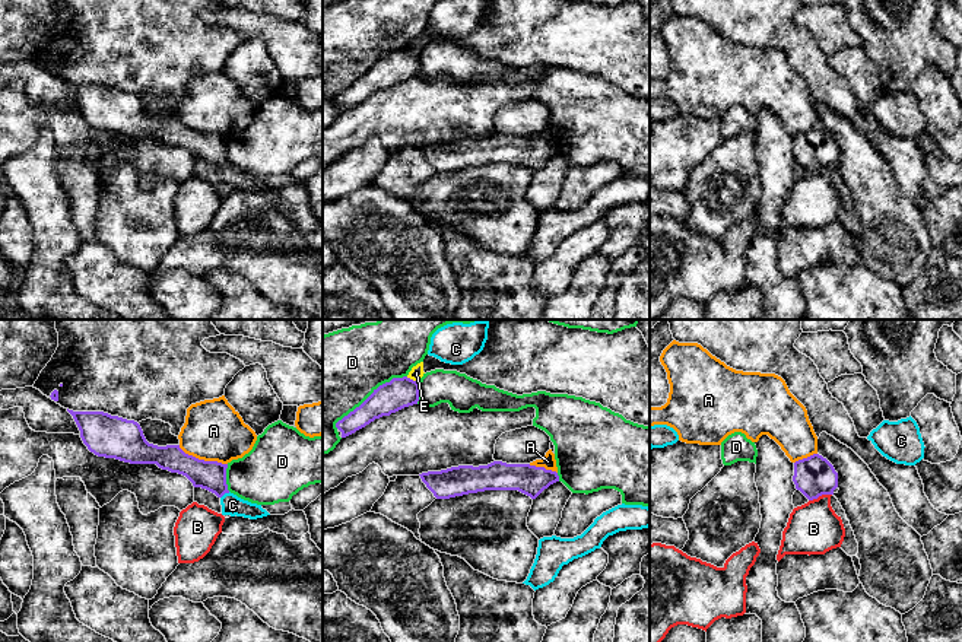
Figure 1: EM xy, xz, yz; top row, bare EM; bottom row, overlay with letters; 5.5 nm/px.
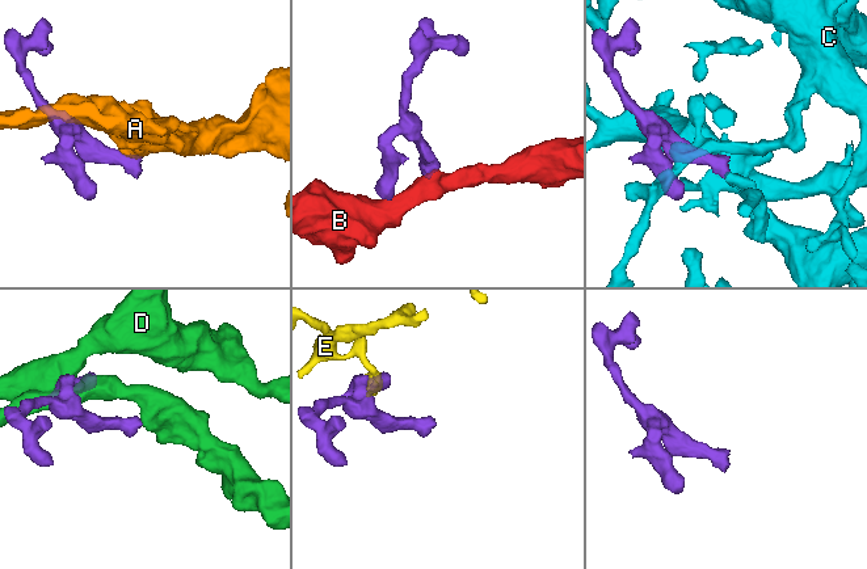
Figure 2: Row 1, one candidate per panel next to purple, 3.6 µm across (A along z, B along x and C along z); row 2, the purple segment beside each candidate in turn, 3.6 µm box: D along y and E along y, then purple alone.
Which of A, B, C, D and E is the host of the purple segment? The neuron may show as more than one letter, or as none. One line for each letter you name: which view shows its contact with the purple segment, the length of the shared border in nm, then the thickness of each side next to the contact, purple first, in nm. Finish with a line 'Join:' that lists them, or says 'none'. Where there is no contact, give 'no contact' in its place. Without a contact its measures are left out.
C: xy | 70 nm | 160/120 nm
Join: C

